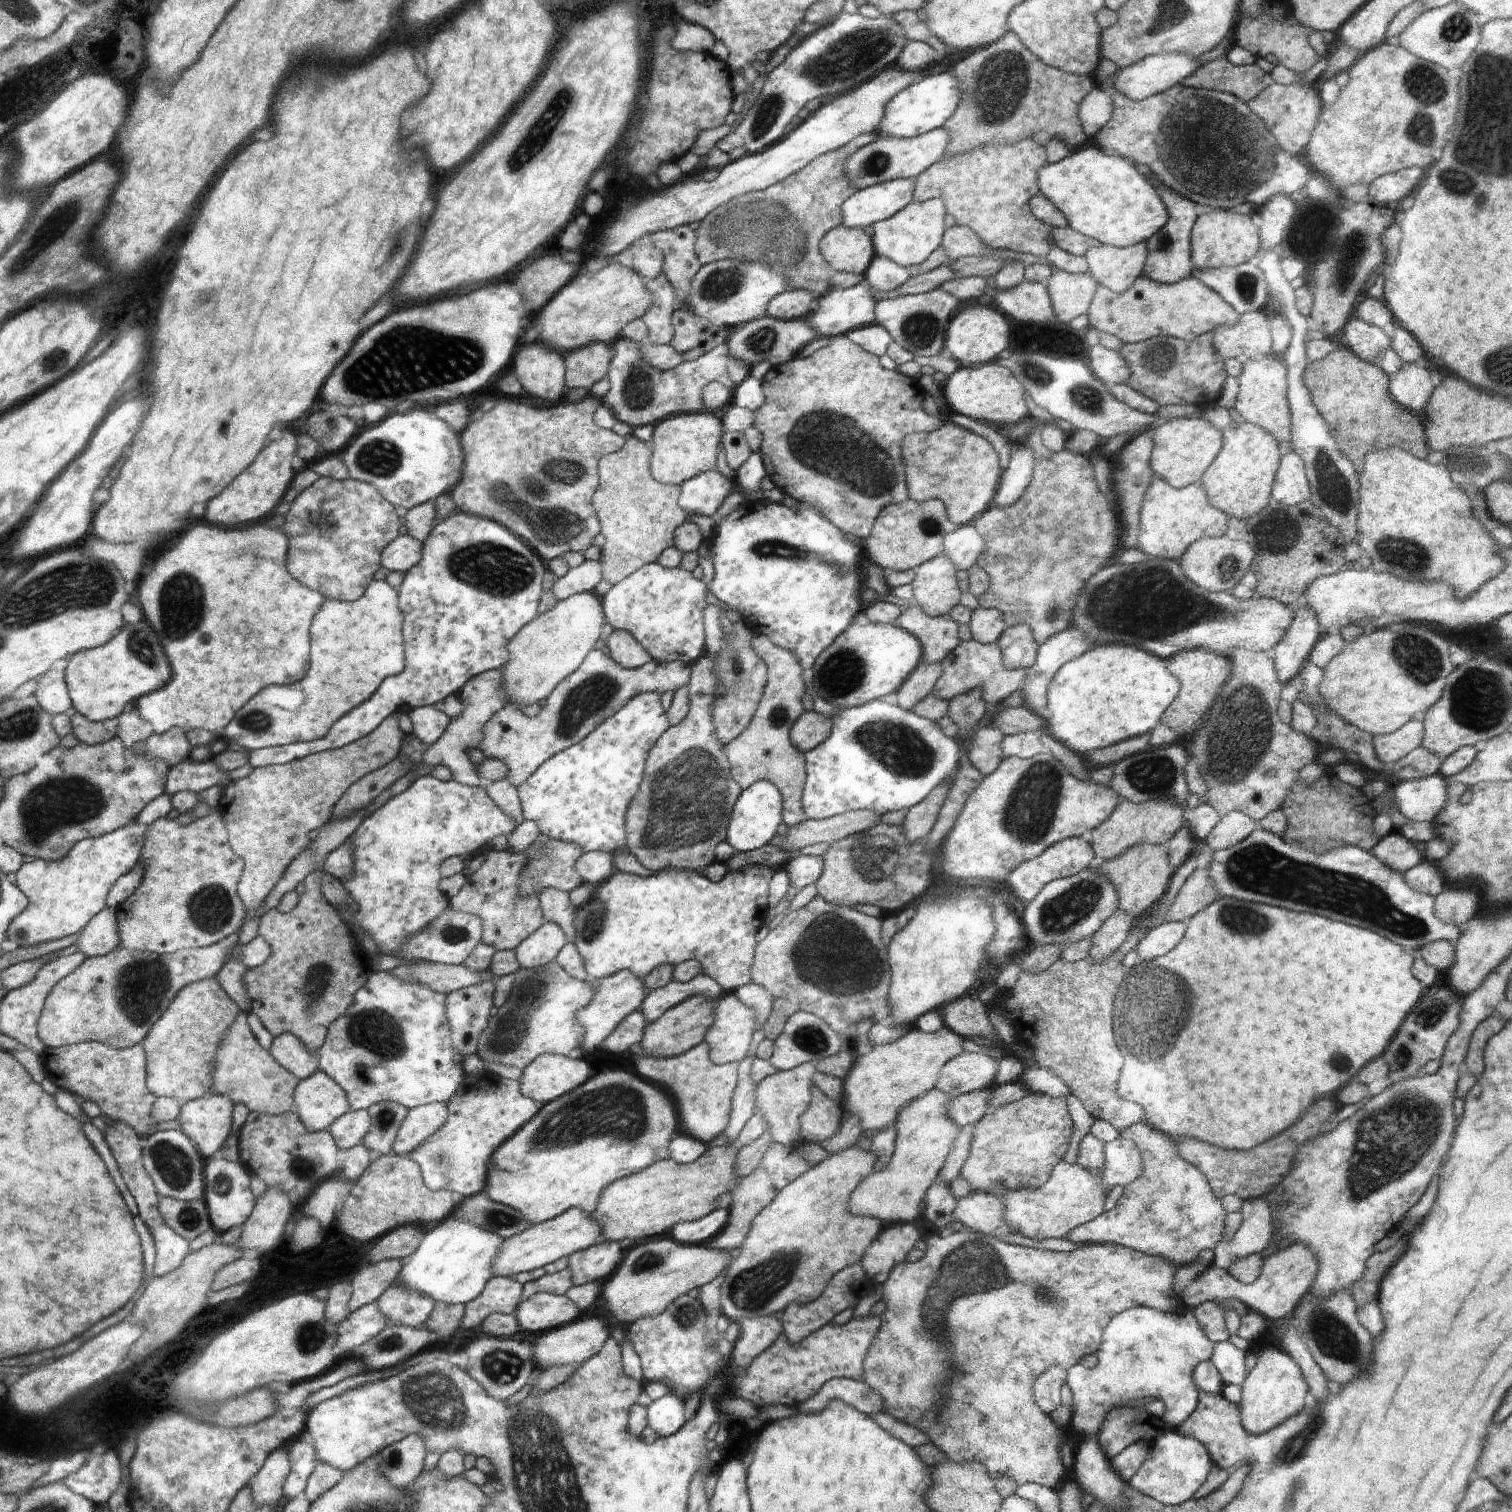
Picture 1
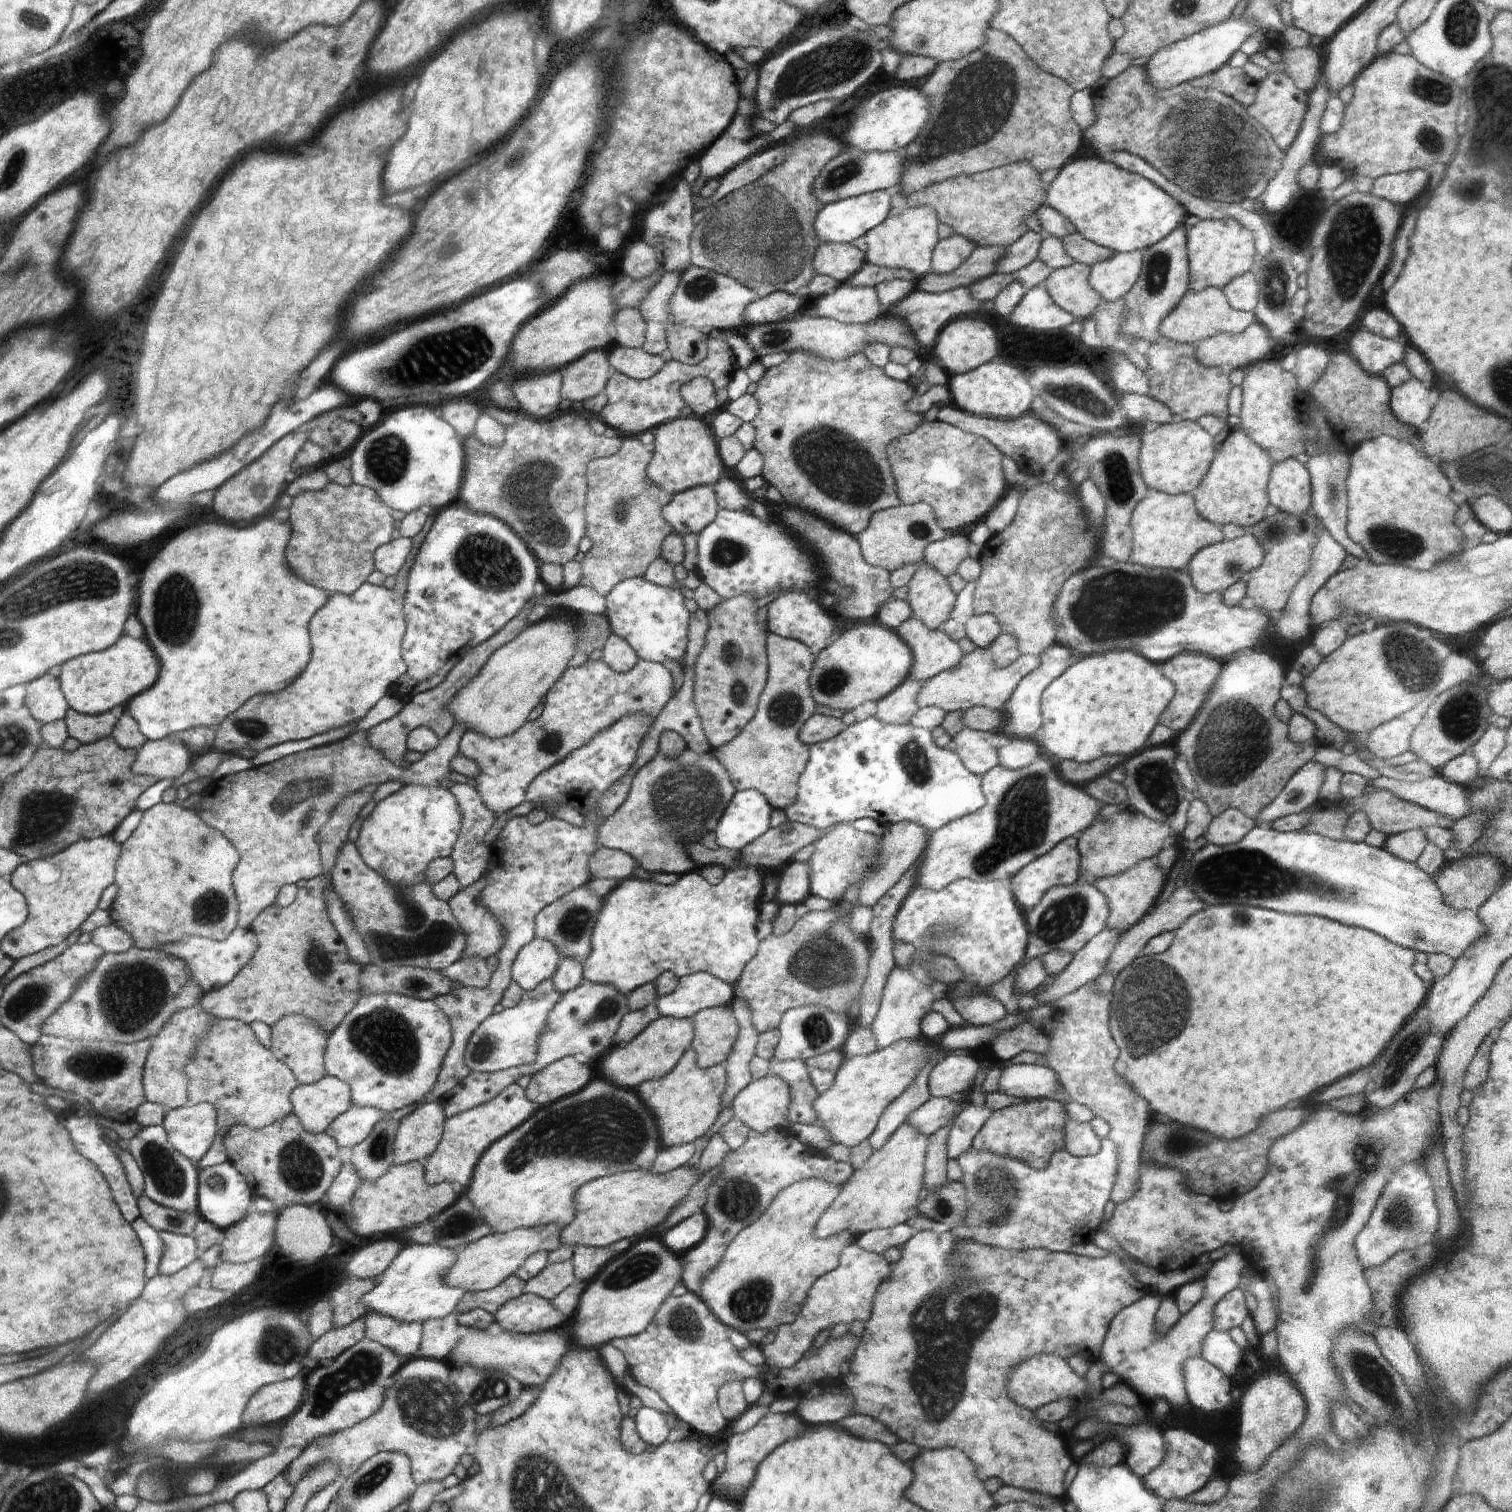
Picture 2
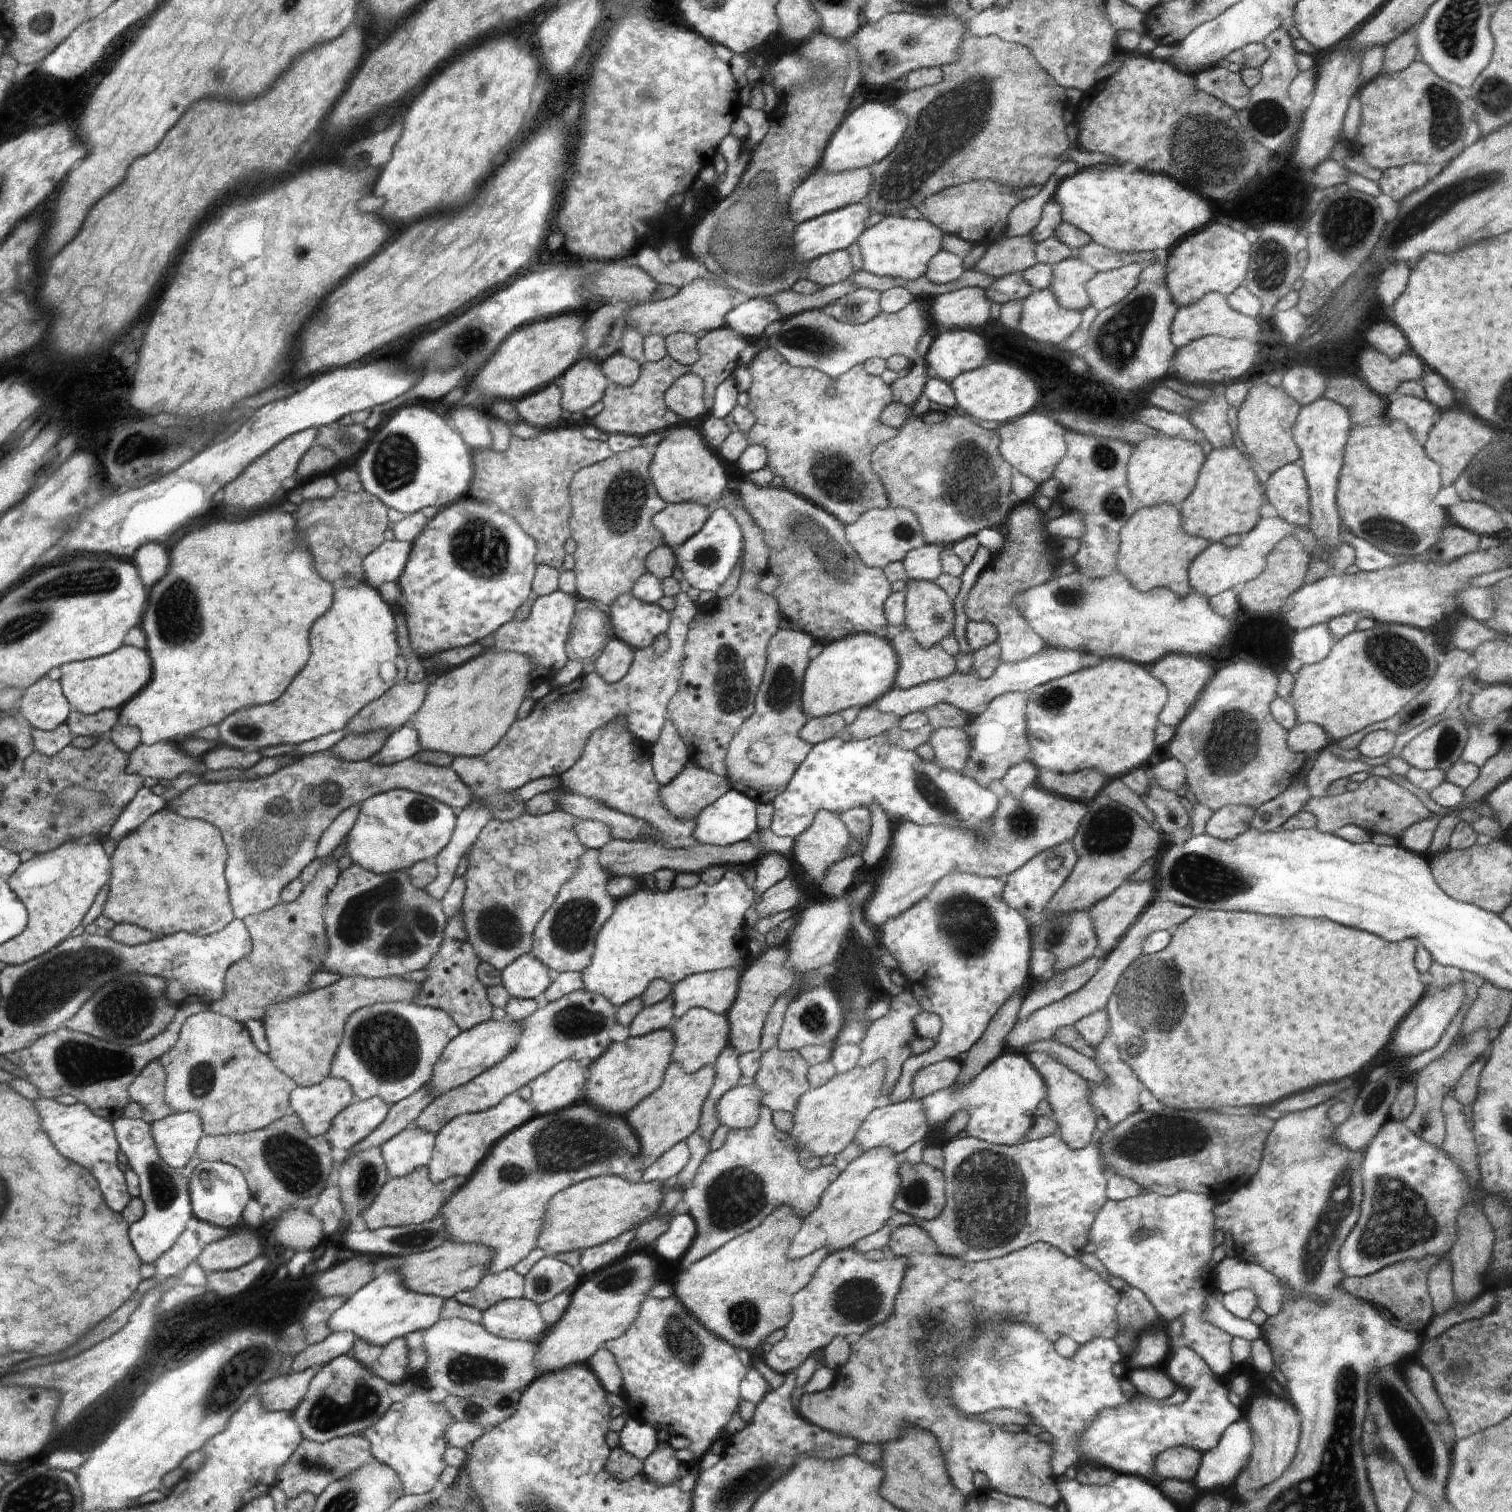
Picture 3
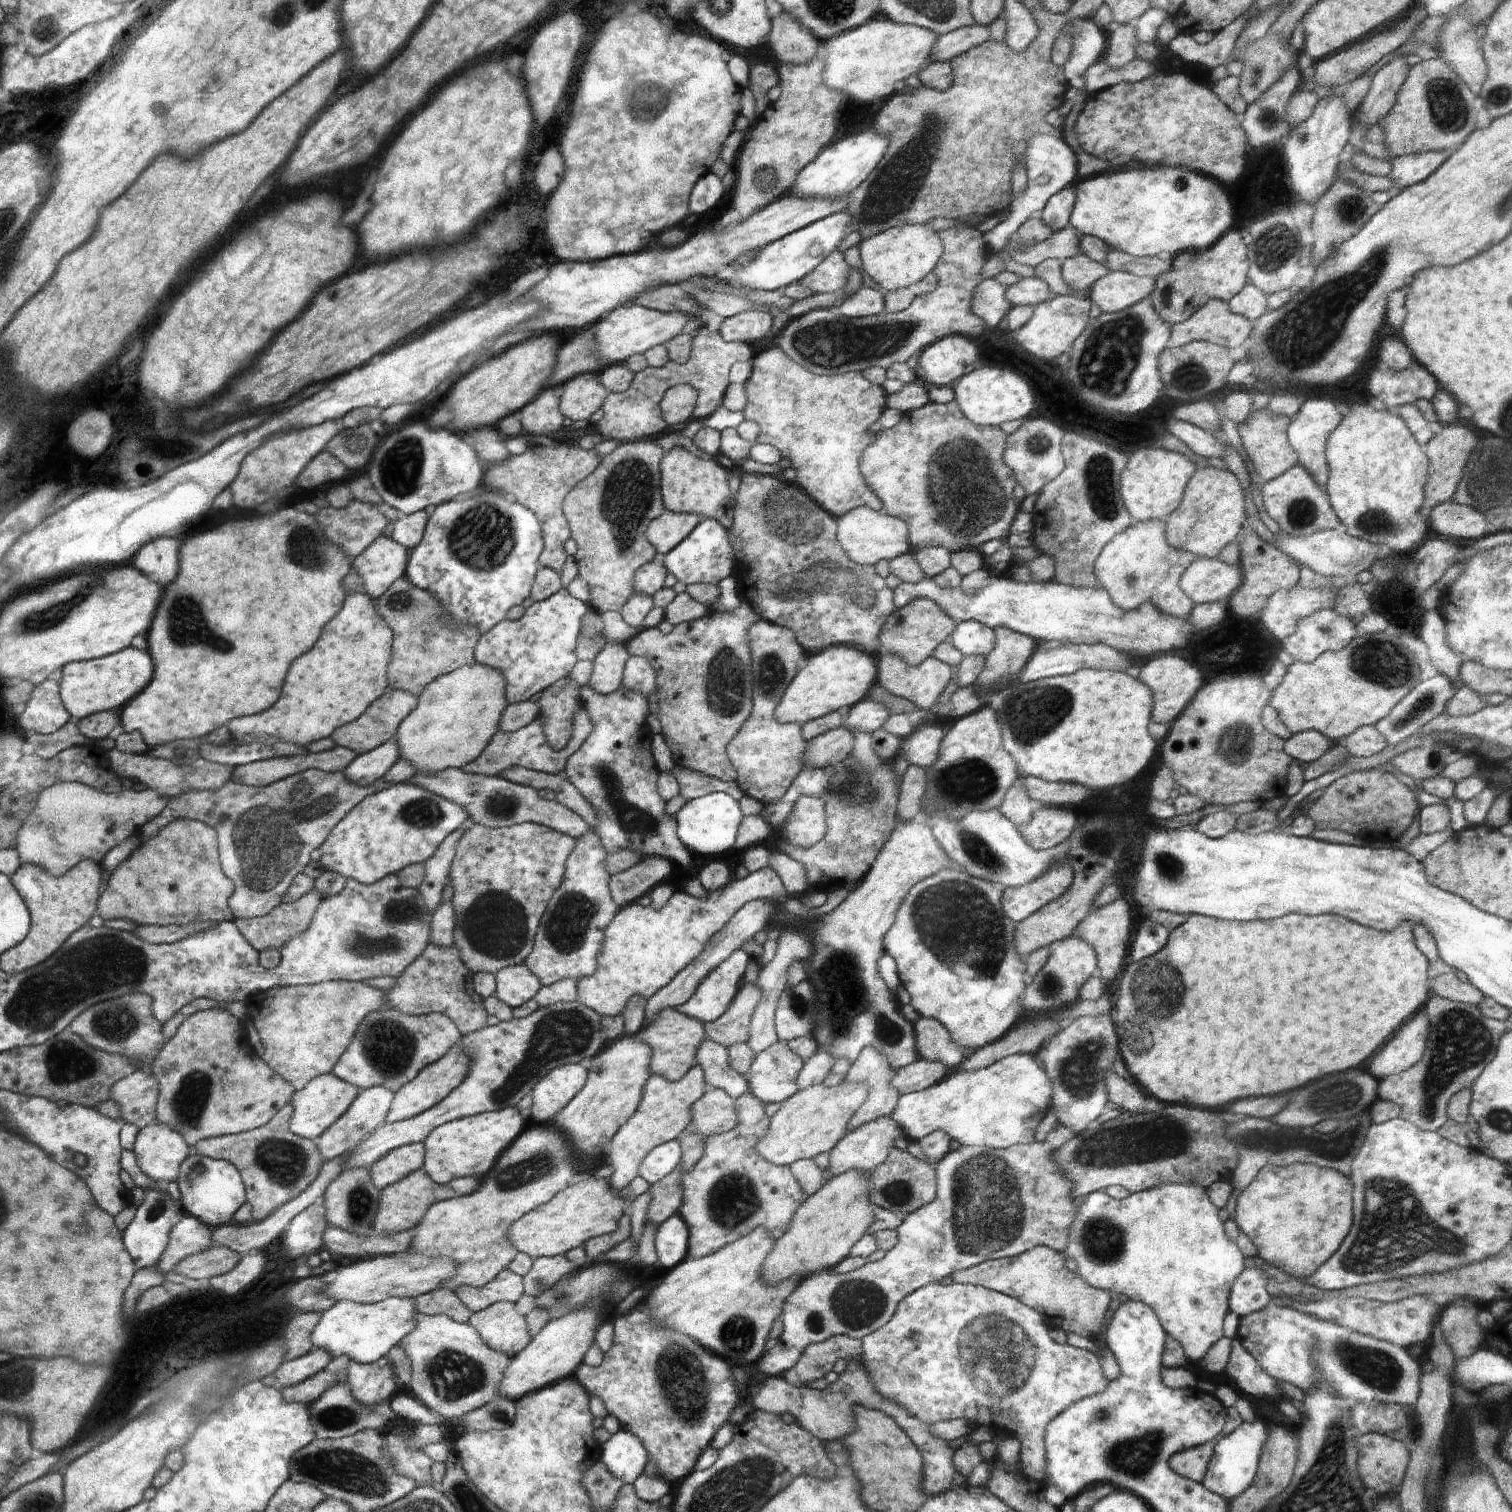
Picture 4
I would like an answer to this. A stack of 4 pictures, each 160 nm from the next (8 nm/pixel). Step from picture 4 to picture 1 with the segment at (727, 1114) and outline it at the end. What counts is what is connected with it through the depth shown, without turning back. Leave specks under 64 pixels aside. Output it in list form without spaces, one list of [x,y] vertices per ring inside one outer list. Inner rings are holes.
[[[804,1063],[787,1071],[777,1070],[756,1084],[756,1112],[762,1113],[766,1119],[772,1142],[788,1146],[801,1143],[800,1116],[806,1112],[811,1101],[811,1087],[814,1086],[812,1075],[817,1071],[815,1066],[815,1063]]]

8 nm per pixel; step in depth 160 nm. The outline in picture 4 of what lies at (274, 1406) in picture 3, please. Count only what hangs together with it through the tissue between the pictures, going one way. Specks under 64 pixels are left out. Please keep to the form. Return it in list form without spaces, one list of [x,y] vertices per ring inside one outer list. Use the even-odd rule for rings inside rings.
[[[324,1369],[298,1384],[284,1387],[280,1391],[283,1393],[283,1399],[288,1403],[311,1405],[322,1396],[328,1387],[337,1383],[340,1379],[341,1376],[336,1373],[329,1373]]]

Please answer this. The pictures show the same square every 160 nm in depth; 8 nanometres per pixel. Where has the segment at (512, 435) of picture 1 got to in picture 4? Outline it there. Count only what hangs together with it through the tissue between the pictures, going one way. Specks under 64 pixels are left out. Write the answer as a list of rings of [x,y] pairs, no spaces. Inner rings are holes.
[[[558,443],[555,446],[530,445],[522,454],[510,455],[505,461],[491,464],[484,469],[482,487],[502,496],[514,496],[524,508],[531,509],[542,526],[543,552],[540,555],[540,566],[550,567],[560,573],[564,560],[568,558],[564,542],[570,538],[568,521],[563,513],[564,497],[582,479],[594,472],[604,458],[594,449],[582,449],[579,444]]]

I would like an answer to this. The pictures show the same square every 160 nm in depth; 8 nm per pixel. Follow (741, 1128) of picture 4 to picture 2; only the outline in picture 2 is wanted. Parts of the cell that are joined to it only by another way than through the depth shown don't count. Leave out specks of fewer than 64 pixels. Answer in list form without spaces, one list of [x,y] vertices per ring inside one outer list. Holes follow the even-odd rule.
[[[773,1128],[765,1133],[750,1129],[747,1141],[740,1148],[730,1150],[722,1163],[723,1172],[708,1188],[707,1203],[702,1210],[709,1220],[707,1233],[696,1246],[683,1254],[686,1260],[683,1285],[697,1296],[735,1236],[758,1220],[783,1188],[813,1178],[844,1184],[854,1171],[850,1162],[828,1158],[816,1148],[800,1142],[791,1128]]]

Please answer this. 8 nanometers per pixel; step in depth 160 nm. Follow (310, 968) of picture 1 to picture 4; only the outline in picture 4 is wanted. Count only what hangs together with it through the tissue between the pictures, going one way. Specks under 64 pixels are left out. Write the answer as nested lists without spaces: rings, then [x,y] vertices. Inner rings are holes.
[[[313,888],[309,890],[303,897],[291,903],[280,903],[274,911],[269,912],[263,917],[254,917],[251,919],[234,920],[239,925],[240,930],[244,933],[246,939],[252,946],[261,952],[265,948],[276,948],[281,950],[291,939],[303,934],[307,928],[311,926],[316,912],[322,902],[320,892]]]

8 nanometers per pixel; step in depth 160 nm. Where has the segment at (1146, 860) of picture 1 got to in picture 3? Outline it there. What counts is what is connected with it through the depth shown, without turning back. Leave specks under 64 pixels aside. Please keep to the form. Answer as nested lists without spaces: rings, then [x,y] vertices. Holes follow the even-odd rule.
[[[1124,881],[1122,886],[1088,909],[1098,936],[1099,954],[1108,954],[1114,950],[1118,946],[1119,940],[1130,930],[1130,926],[1133,925],[1132,922],[1136,922],[1140,912],[1150,904],[1150,900],[1152,900],[1152,886],[1150,886],[1150,883],[1152,882]]]

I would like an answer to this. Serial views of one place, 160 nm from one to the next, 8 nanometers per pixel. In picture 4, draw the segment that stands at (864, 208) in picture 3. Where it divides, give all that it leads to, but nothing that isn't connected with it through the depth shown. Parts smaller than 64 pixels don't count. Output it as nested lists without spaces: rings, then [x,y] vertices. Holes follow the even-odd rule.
[[[844,210],[791,232],[768,243],[762,250],[758,250],[759,254],[752,261],[736,271],[730,279],[721,281],[739,289],[751,288],[769,291],[798,282],[803,276],[814,271],[832,250],[836,250],[836,246],[846,236],[848,222],[851,222],[851,214]]]

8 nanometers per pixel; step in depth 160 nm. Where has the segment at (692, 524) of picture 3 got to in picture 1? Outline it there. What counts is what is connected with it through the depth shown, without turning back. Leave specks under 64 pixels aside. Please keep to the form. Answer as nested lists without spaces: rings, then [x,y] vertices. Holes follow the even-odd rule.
[[[716,468],[701,472],[681,484],[680,506],[688,514],[712,517],[735,487],[735,481]]]

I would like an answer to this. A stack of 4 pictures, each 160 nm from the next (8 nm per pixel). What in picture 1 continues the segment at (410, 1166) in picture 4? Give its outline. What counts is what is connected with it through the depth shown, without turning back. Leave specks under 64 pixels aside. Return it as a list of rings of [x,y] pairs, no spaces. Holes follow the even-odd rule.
[[[441,1102],[412,1107],[399,1128],[392,1152],[400,1156],[410,1156],[415,1148],[442,1128],[447,1122],[448,1111],[447,1103]]]

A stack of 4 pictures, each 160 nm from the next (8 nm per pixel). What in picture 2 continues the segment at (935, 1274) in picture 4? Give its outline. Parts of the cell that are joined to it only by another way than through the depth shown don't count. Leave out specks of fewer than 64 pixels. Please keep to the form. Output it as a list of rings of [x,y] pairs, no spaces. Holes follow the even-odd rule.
[[[1108,1137],[1101,1140],[1101,1149],[1095,1155],[1075,1157],[1067,1150],[1056,1151],[1049,1166],[1043,1169],[988,1151],[977,1151],[973,1147],[957,1161],[964,1172],[961,1183],[967,1192],[969,1216],[964,1227],[953,1230],[956,1236],[1003,1249],[1043,1248],[1054,1252],[1069,1252],[1073,1244],[1092,1241],[1091,1232],[1105,1218],[1104,1206],[1111,1199],[1120,1168],[1117,1146]],[[857,1244],[848,1246],[840,1254],[840,1264],[834,1271],[822,1276],[812,1286],[804,1303],[803,1310],[791,1323],[781,1324],[772,1343],[766,1344],[761,1351],[765,1364],[778,1368],[795,1366],[812,1346],[812,1342],[804,1342],[804,1338],[816,1338],[824,1326],[840,1324],[840,1322],[867,1321],[870,1318],[873,1300],[881,1282],[890,1276],[890,1265],[883,1255],[871,1253]]]

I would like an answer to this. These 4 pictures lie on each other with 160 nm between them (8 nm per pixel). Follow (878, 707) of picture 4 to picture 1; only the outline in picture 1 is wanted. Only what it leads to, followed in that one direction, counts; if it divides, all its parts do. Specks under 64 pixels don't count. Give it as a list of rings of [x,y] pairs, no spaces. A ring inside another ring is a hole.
[[[977,640],[962,641],[941,662],[943,674],[931,692],[936,698],[949,702],[951,698],[968,692],[971,688],[980,687],[986,704],[996,705],[1022,688],[1023,669],[1007,669],[1002,662],[999,644],[984,644]]]

